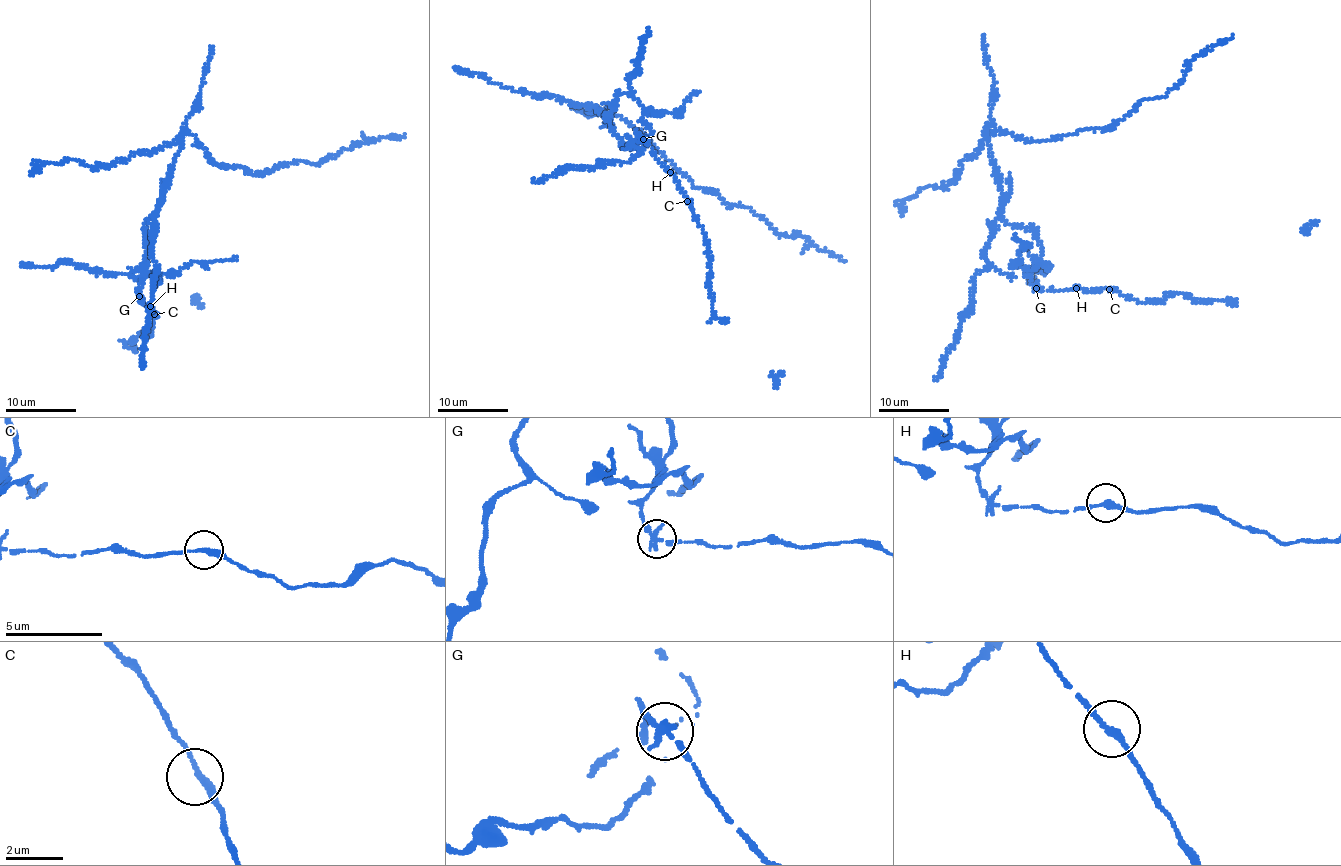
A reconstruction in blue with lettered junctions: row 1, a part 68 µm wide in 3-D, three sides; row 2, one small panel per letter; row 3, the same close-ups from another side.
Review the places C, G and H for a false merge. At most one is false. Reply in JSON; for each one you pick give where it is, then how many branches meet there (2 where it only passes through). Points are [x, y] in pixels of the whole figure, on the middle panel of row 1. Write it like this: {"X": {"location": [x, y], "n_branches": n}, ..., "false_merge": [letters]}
{"G": {"location": [643, 139], "n_branches": 2}, "false_merge": ["G"]}

